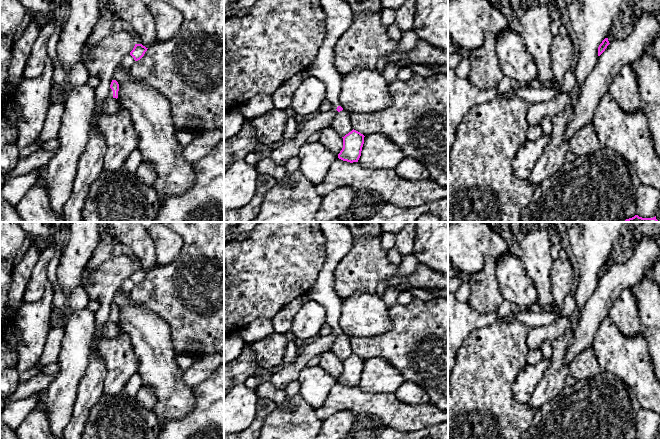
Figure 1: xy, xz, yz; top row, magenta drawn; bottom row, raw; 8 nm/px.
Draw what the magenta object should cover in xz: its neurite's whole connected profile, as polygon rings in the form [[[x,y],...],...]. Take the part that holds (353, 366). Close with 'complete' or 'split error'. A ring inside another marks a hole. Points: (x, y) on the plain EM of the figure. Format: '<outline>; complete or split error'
[[[352,354],[343,362],[343,372],[338,378],[338,382],[350,387],[358,386],[364,368],[364,359],[356,354]]]; complete

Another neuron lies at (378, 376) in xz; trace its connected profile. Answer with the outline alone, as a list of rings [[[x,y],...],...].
[[[380,357],[365,359],[358,387],[369,393],[393,394],[405,382],[399,370]]]

